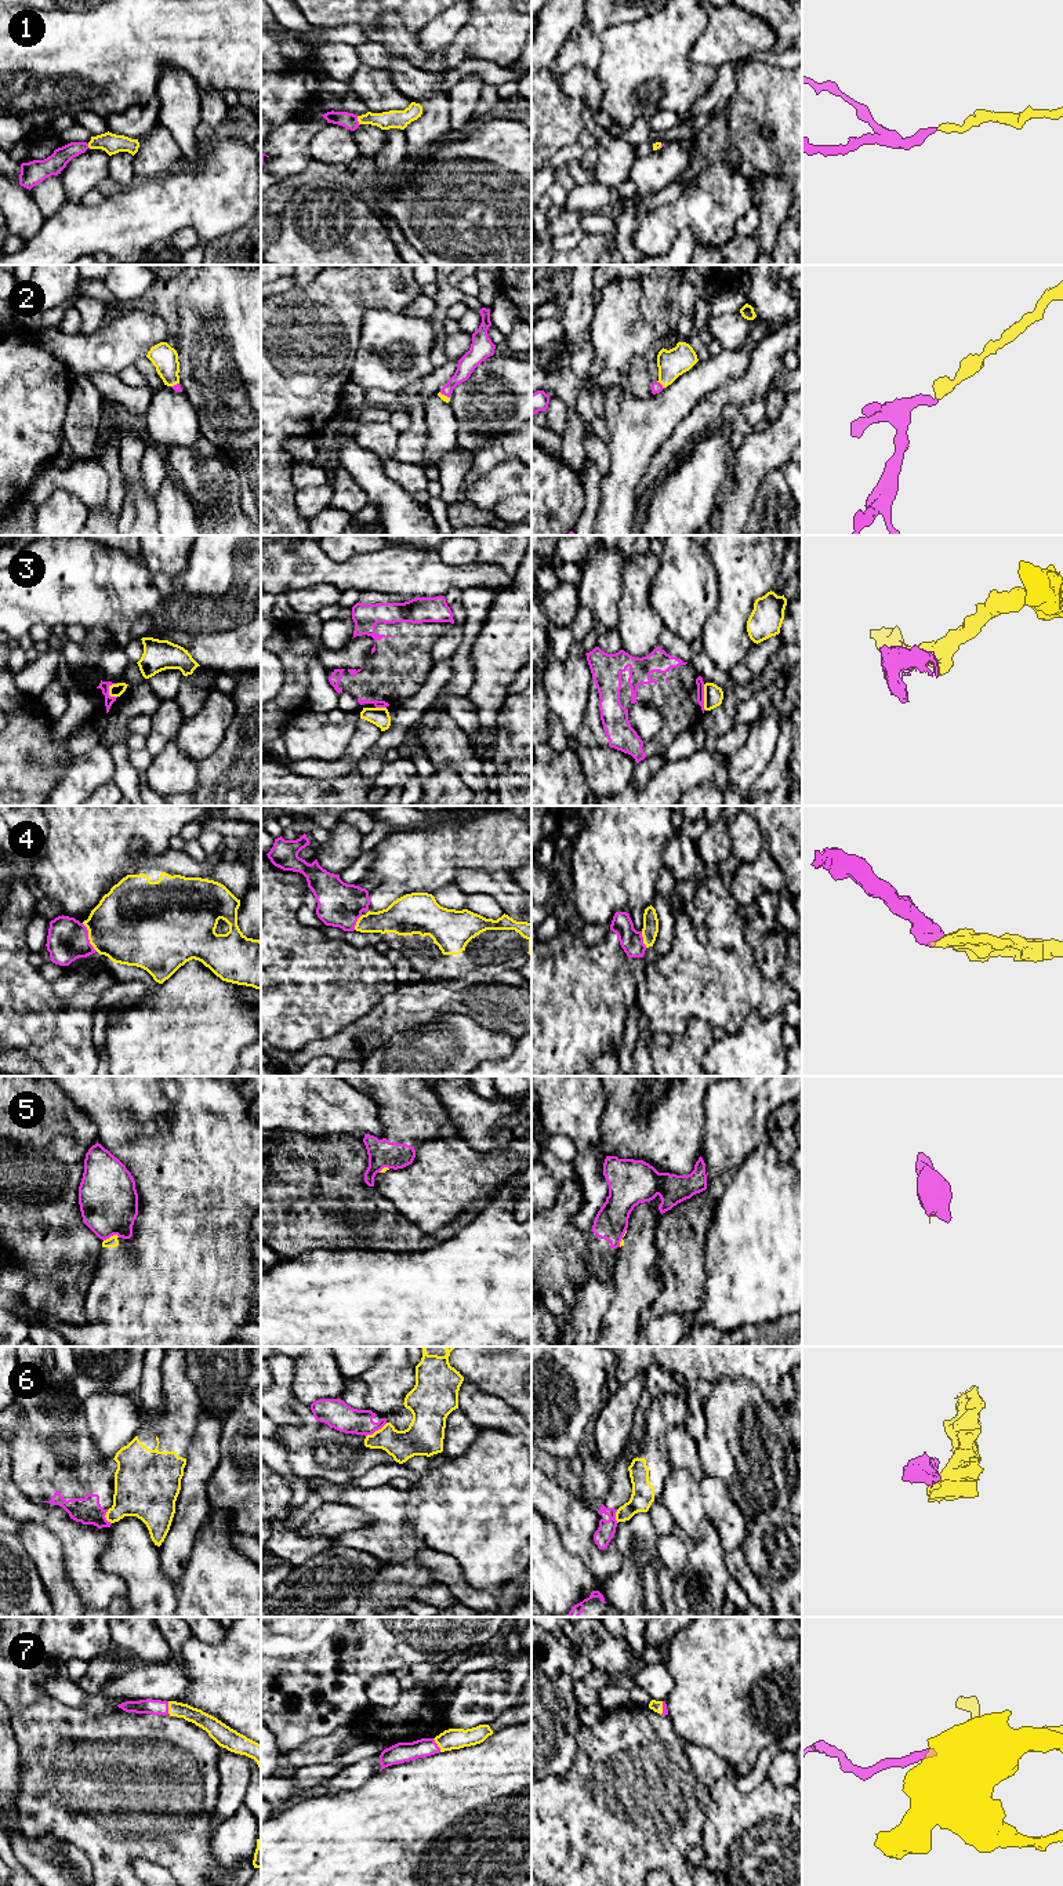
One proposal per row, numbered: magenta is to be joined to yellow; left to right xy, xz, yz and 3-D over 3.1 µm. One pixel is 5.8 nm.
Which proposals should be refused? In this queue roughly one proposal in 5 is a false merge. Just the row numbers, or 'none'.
3, 5, 6

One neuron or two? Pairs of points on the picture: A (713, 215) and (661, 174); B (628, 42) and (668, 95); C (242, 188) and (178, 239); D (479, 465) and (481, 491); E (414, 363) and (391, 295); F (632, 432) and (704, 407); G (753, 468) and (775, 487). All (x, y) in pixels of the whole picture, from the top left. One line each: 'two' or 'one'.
A: two
B: one
C: two
D: two
E: two
F: two
G: two

